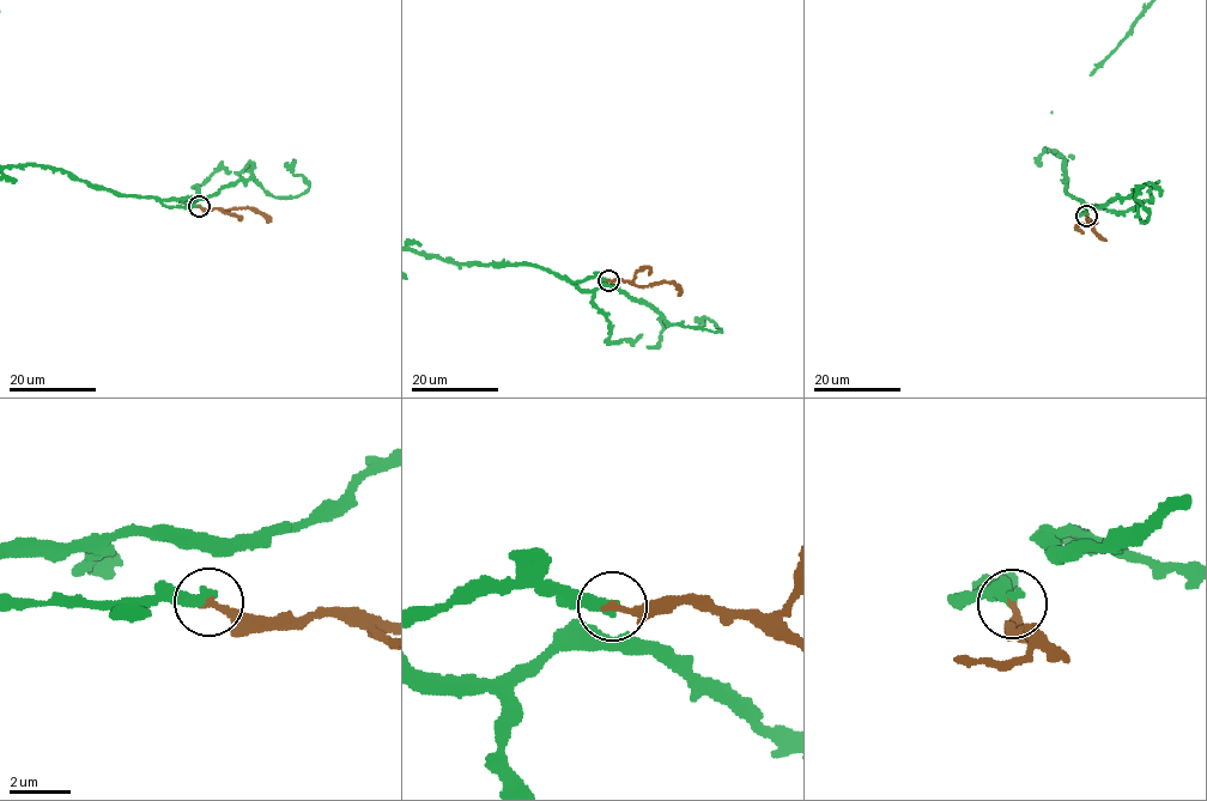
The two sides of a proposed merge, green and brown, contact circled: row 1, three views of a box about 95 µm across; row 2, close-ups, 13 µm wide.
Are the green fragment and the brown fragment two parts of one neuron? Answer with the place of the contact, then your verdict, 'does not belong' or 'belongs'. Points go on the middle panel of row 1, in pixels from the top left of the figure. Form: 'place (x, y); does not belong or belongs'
place (608, 280); belongs

